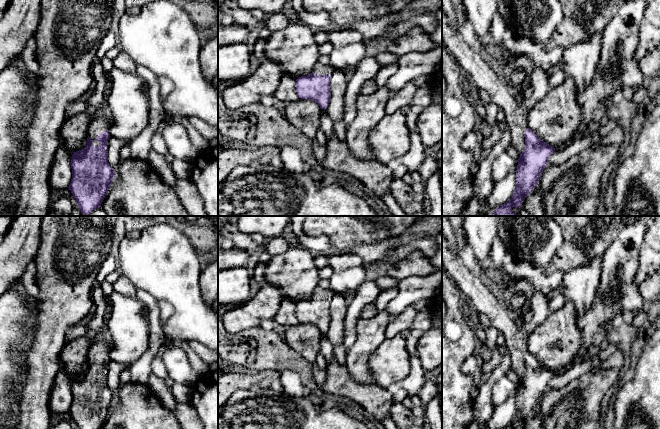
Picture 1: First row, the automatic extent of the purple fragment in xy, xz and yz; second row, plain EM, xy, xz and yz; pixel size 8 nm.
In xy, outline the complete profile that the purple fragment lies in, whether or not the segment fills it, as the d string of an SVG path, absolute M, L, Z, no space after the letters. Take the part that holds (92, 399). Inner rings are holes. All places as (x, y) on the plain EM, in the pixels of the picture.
M108 330L92 339L87 369L72 379L72 403L68 413L79 429L101 429L115 402L115 394L107 382L112 347Z

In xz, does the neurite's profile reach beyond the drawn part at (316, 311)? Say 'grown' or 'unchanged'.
grown

